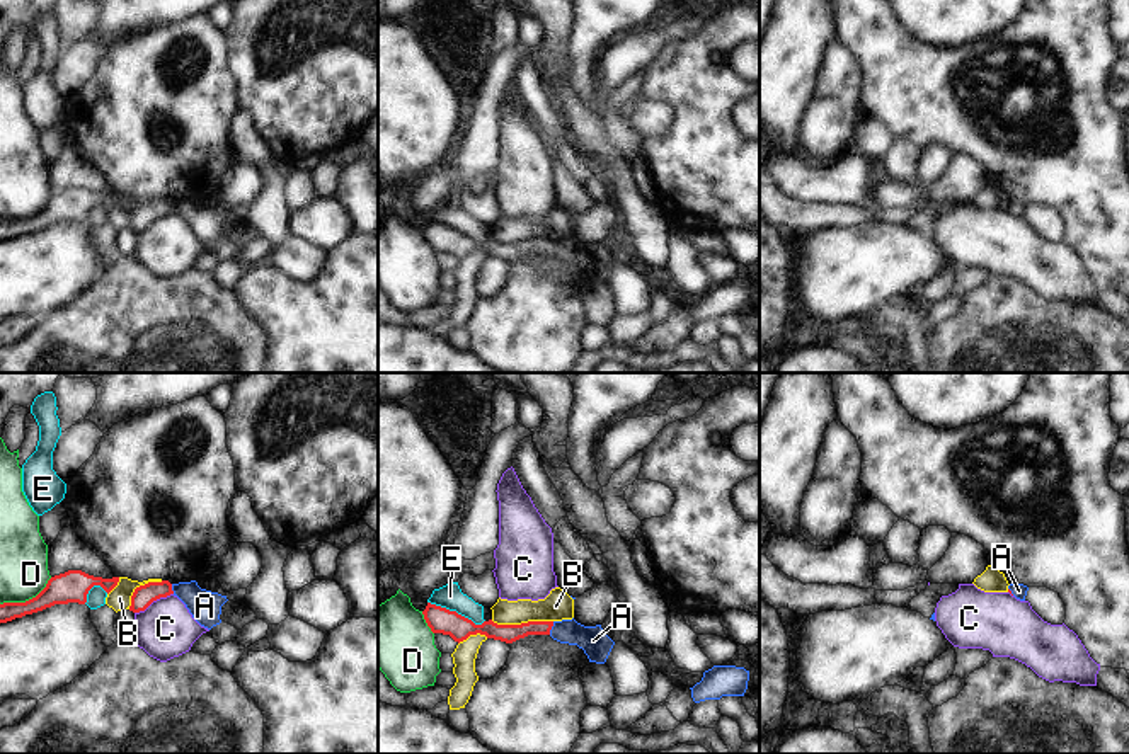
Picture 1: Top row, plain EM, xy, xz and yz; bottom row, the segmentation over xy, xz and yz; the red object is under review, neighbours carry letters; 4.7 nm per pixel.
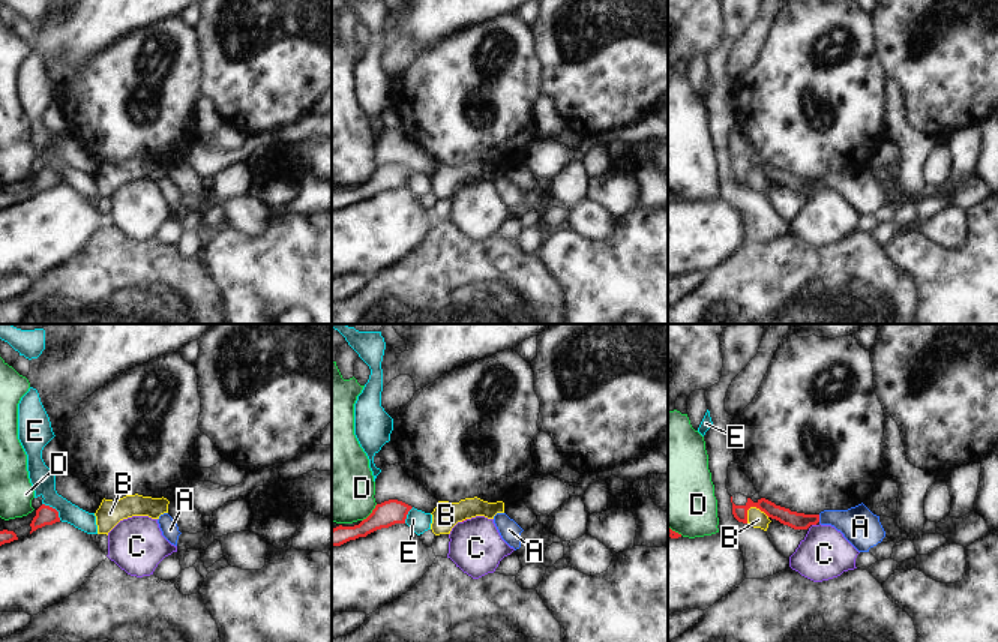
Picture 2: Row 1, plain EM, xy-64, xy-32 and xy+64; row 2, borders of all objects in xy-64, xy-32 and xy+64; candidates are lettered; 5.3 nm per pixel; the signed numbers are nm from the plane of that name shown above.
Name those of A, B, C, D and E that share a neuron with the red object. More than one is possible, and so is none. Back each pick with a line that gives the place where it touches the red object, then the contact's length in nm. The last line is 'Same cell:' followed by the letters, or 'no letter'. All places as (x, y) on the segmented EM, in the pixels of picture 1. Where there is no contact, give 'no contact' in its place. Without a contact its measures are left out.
A: xz (550, 628) | 70 nm
Same cell: A

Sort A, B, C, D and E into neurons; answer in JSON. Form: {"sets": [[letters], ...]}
{"sets": [["A"], ["B"], ["C"], ["D"], ["E"]]}

